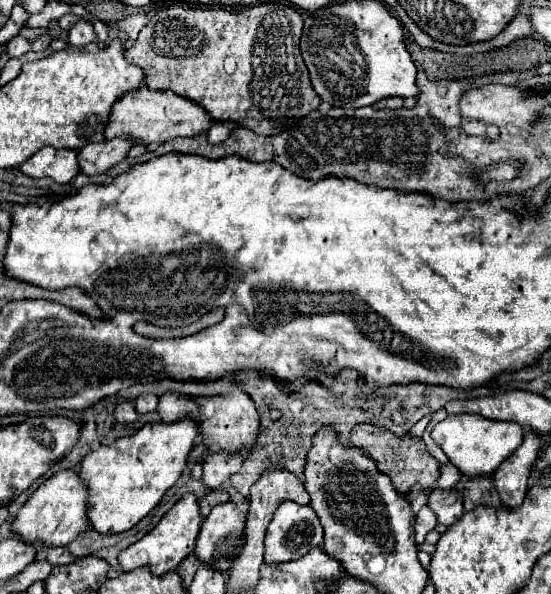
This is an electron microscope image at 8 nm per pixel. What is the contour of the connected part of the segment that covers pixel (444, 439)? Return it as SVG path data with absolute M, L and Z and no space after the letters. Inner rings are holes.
M448 415L432 429L432 439L464 475L490 475L522 443L522 427L508 421L490 421L480 415Z

